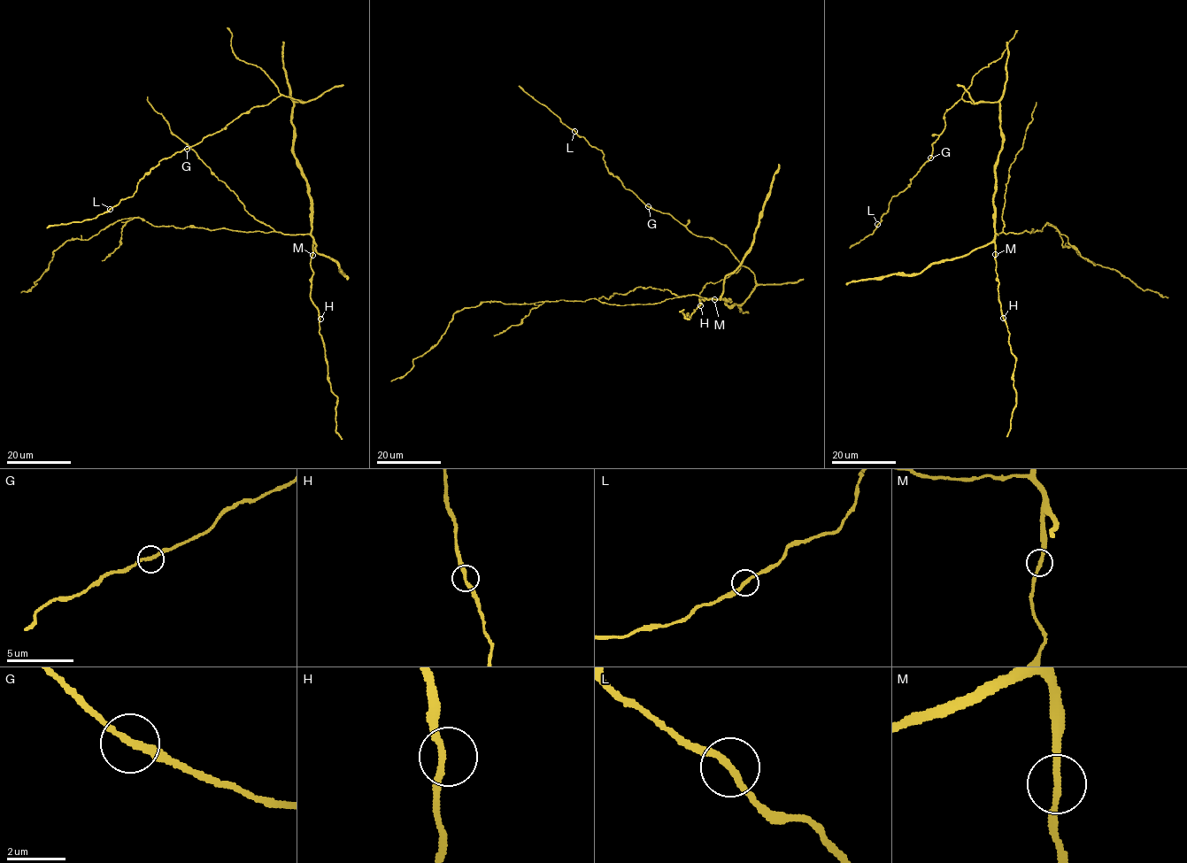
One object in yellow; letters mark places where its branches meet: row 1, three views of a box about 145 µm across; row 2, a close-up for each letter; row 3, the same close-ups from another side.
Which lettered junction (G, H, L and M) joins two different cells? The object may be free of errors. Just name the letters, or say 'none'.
L

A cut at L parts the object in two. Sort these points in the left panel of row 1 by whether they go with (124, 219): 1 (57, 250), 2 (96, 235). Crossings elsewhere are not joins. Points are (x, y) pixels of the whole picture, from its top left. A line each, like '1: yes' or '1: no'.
1: yes
2: yes

